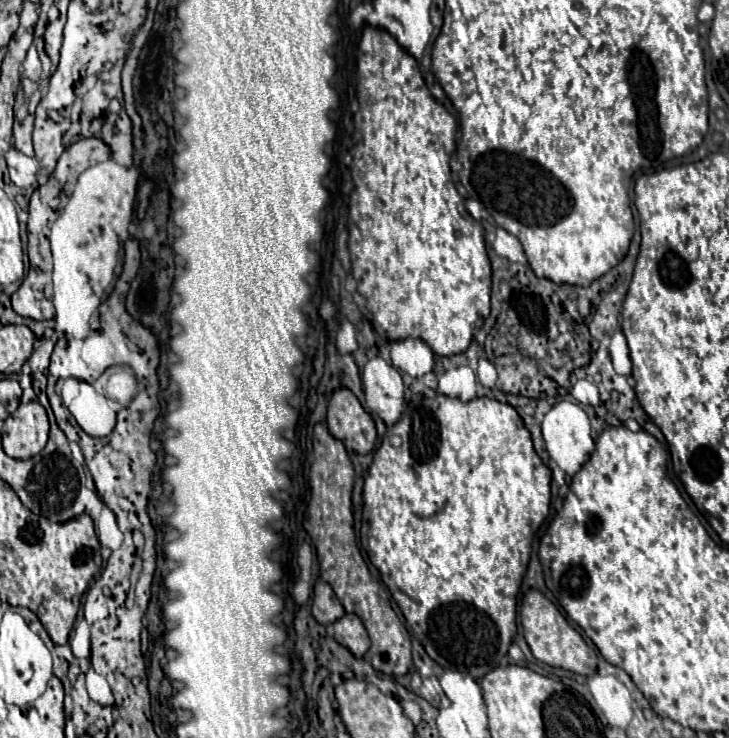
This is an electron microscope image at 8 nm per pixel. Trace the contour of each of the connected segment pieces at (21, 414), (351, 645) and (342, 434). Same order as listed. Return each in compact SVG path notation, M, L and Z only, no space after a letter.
M38 401L22 403L2 429L2 445L8 457L30 459L38 455L48 441L48 415Z
M350 613L350 615L344 615L342 619L338 619L334 623L334 637L340 645L344 645L346 649L350 649L350 653L354 657L364 657L368 647L370 647L370 639L368 639L368 633L360 621L358 615Z
M348 389L336 391L328 403L328 431L358 455L370 453L376 445L374 421Z

